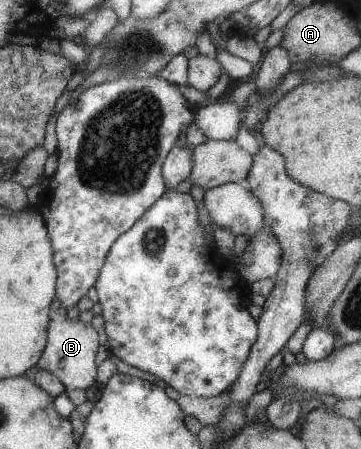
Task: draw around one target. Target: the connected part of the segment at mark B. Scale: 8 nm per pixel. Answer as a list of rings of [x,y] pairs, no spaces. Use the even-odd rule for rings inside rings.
[[[55,317],[48,326],[48,343],[35,365],[58,377],[66,390],[86,390],[95,384],[97,366],[94,359],[97,348],[98,335],[92,323],[82,323],[79,318]]]

